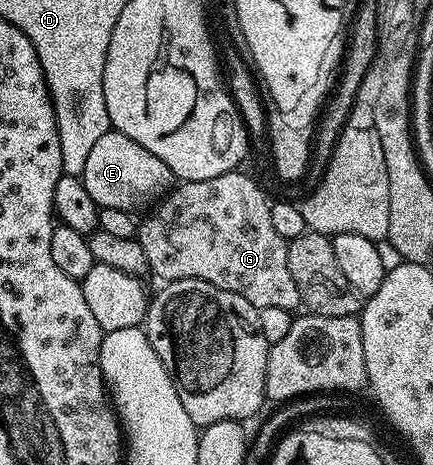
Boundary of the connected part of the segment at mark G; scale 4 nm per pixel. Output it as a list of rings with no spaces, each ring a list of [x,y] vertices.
[[[241,172],[215,175],[215,179],[202,181],[181,181],[152,210],[154,213],[138,224],[136,239],[143,247],[143,255],[147,255],[147,266],[151,273],[153,269],[155,276],[162,277],[162,282],[203,279],[215,287],[223,287],[223,291],[243,295],[243,299],[247,299],[247,303],[259,311],[279,307],[293,313],[300,310],[302,304],[299,287],[295,287],[295,279],[291,276],[291,267],[287,267],[289,247],[286,238],[271,227],[270,198],[265,198],[264,191]]]

